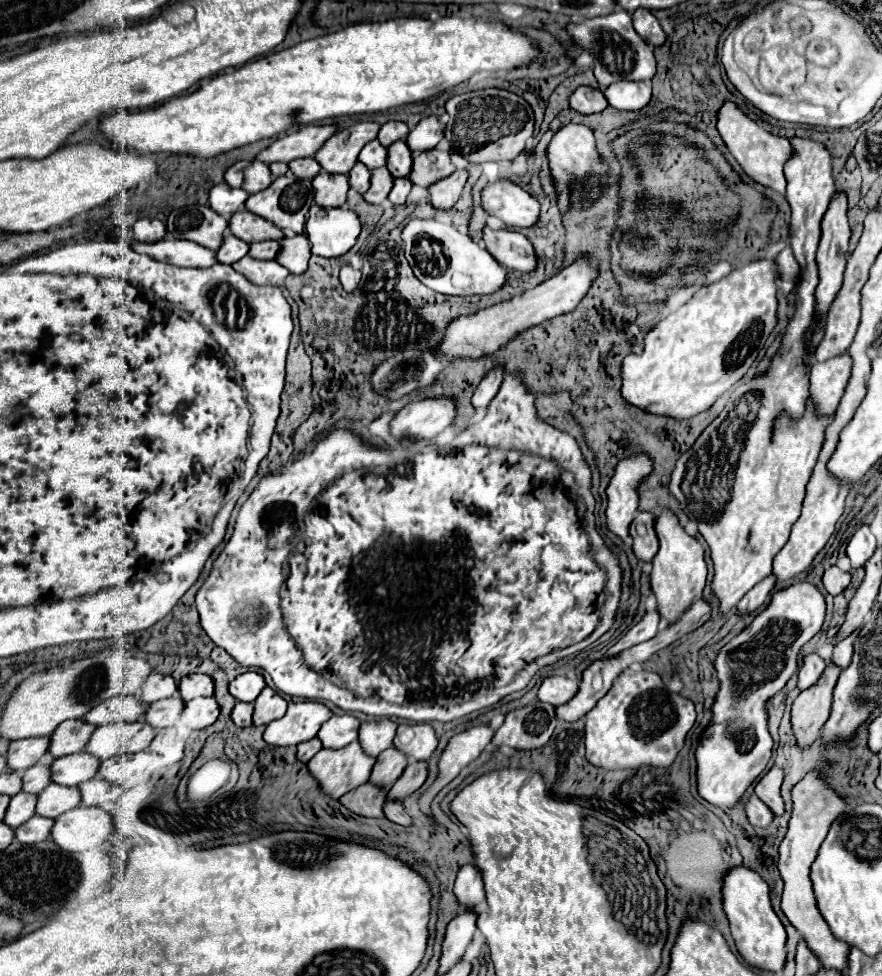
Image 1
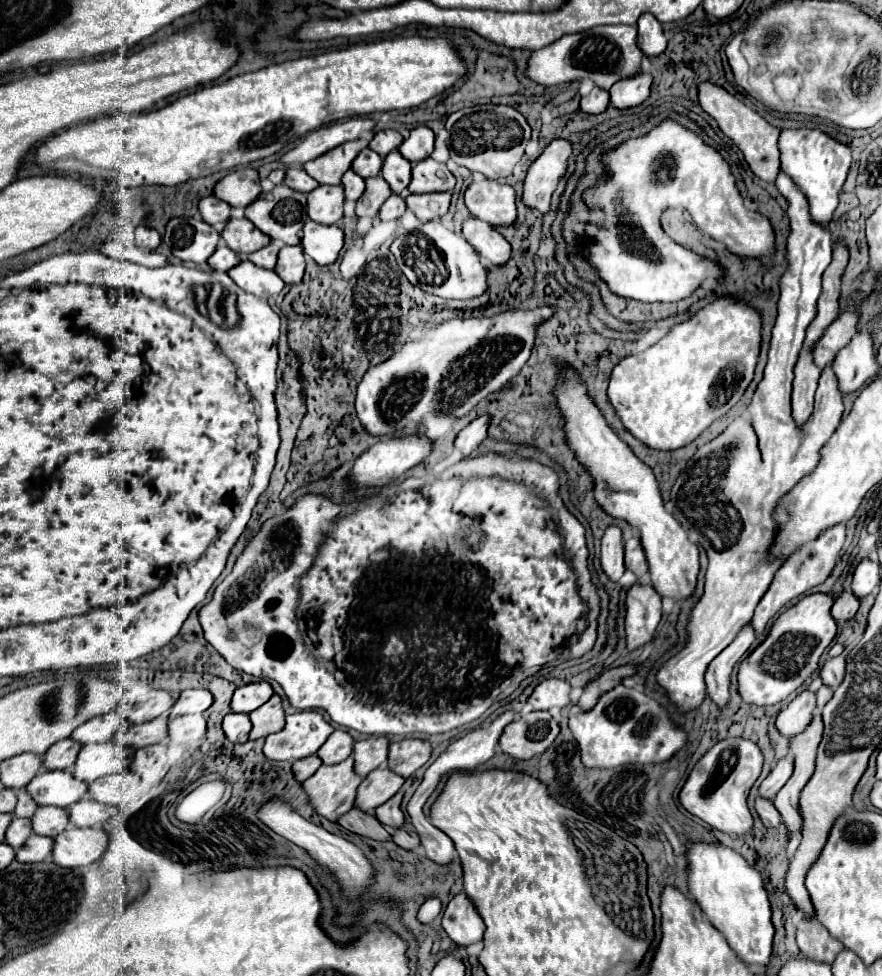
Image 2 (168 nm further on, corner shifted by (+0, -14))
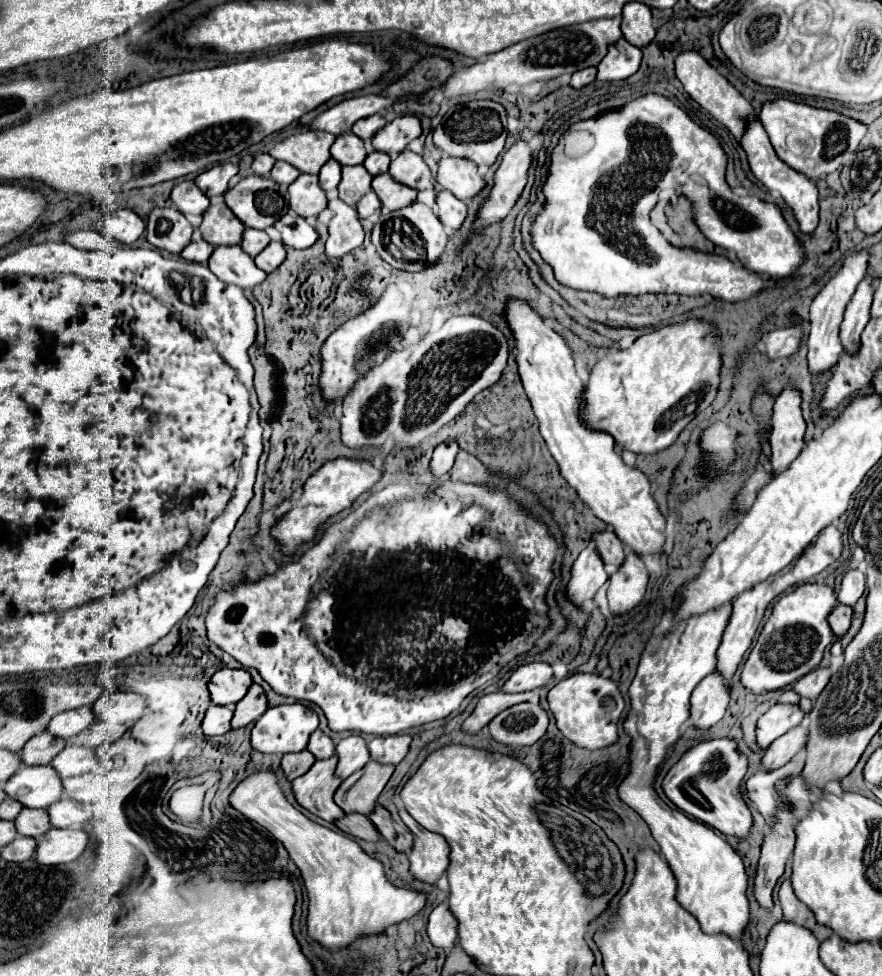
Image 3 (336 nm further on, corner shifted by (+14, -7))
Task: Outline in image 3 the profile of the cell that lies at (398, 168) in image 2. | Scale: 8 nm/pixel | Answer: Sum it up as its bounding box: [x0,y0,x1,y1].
[364,152,390,176]

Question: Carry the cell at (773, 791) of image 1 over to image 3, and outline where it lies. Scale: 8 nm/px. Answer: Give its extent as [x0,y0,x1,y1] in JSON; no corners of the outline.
[762,728,806,768]

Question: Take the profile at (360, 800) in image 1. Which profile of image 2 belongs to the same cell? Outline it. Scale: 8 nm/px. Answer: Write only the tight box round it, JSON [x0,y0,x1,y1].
[338,809,390,841]

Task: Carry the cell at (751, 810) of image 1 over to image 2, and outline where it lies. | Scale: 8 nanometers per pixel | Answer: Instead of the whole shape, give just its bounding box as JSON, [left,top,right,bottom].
[756,797,782,827]

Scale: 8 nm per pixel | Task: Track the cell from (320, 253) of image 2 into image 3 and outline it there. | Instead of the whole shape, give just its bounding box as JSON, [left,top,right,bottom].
[274,212,318,250]

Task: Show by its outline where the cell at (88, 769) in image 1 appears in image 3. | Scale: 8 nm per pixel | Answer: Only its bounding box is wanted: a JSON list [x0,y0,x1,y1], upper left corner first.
[6,766,62,808]

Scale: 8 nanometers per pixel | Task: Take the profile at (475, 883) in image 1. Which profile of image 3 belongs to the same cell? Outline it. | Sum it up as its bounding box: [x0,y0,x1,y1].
[428,902,458,950]

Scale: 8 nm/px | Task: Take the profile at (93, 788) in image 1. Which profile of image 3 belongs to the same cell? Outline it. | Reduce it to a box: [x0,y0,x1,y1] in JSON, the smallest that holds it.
[48,796,90,828]

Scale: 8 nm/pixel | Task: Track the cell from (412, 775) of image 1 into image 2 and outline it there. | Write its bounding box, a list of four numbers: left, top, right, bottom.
[376,793,404,829]

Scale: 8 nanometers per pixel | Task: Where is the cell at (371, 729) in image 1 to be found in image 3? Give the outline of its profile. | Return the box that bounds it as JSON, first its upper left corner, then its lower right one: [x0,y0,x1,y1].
[336,734,368,780]

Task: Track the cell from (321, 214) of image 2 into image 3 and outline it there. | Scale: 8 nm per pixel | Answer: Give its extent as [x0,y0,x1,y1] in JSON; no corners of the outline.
[288,174,328,218]

